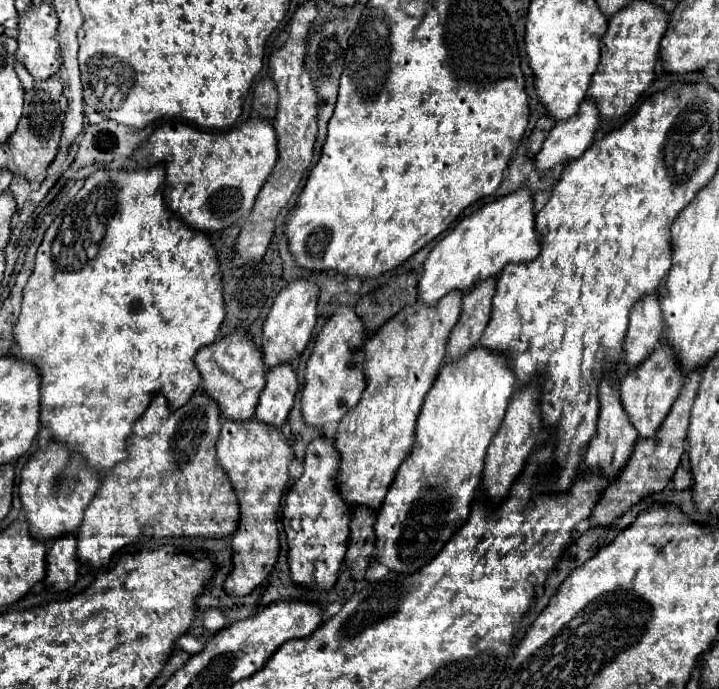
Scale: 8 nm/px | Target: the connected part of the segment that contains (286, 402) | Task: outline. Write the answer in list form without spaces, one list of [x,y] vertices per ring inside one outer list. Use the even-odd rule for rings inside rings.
[[[290,364],[270,368],[266,374],[266,386],[260,392],[260,402],[254,418],[262,424],[272,424],[274,428],[280,428],[292,410],[296,392],[298,378]]]

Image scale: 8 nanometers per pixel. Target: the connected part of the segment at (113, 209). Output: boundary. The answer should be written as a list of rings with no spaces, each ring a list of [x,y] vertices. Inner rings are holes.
[[[154,166],[154,168],[150,168],[150,170],[146,170],[146,172],[112,172],[112,170],[96,170],[88,180],[86,180],[86,184],[82,186],[82,190],[76,194],[76,198],[74,200],[70,200],[68,202],[68,206],[64,208],[64,212],[60,214],[60,216],[56,216],[54,218],[54,222],[50,224],[50,228],[46,230],[46,234],[44,234],[44,240],[42,240],[42,244],[40,244],[40,248],[38,248],[38,252],[36,252],[36,266],[34,266],[34,272],[32,272],[32,276],[30,276],[30,280],[28,280],[28,284],[24,286],[24,300],[22,300],[22,310],[20,310],[20,316],[18,316],[18,322],[14,324],[14,330],[12,330],[12,338],[14,338],[14,344],[18,346],[18,350],[16,350],[16,358],[18,360],[22,360],[22,362],[32,362],[34,366],[36,366],[36,370],[40,372],[40,402],[42,402],[42,410],[40,410],[40,424],[42,426],[46,426],[48,430],[50,430],[50,438],[52,440],[56,440],[56,442],[62,442],[62,444],[66,444],[72,452],[78,452],[84,460],[86,460],[86,466],[88,468],[92,468],[92,470],[96,470],[96,472],[106,472],[106,470],[110,470],[114,464],[118,464],[124,456],[126,456],[126,448],[124,448],[124,438],[128,438],[128,432],[132,432],[132,424],[134,424],[134,420],[138,420],[142,414],[144,414],[144,410],[148,408],[148,404],[150,404],[150,400],[152,400],[152,396],[154,394],[164,394],[169,399],[169,406],[172,409],[178,409],[182,404],[186,404],[191,396],[198,390],[198,386],[200,386],[200,374],[196,372],[196,366],[194,366],[194,356],[196,356],[196,352],[200,350],[200,348],[204,348],[204,346],[208,346],[208,344],[212,344],[212,342],[216,342],[216,336],[218,336],[218,330],[220,330],[220,324],[222,324],[222,320],[224,320],[224,304],[222,304],[222,278],[220,278],[220,268],[218,268],[218,262],[216,262],[216,252],[214,252],[214,246],[210,244],[210,240],[208,240],[208,236],[204,234],[204,232],[196,232],[196,230],[192,230],[192,228],[188,228],[186,224],[182,224],[180,222],[180,218],[176,218],[176,216],[172,216],[172,212],[168,212],[168,208],[166,208],[166,204],[164,204],[164,198],[162,198],[162,188],[164,188],[164,170],[162,170],[162,166]]]

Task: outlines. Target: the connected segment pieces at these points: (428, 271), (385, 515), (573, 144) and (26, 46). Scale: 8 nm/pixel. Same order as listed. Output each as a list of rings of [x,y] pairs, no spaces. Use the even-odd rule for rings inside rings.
[[[520,188],[508,196],[502,196],[470,216],[462,218],[454,230],[450,230],[428,254],[424,262],[424,274],[418,282],[418,294],[426,306],[436,306],[446,294],[458,290],[470,292],[486,278],[498,276],[510,262],[530,262],[540,252],[534,226],[534,200],[526,188]]]
[[[482,346],[472,348],[462,360],[446,360],[440,368],[440,374],[434,382],[434,388],[428,392],[422,412],[416,426],[416,442],[410,456],[402,462],[396,472],[394,482],[386,494],[382,508],[376,514],[376,560],[384,564],[390,572],[414,574],[426,566],[442,546],[454,536],[454,532],[468,520],[472,502],[476,500],[478,486],[482,480],[482,468],[486,460],[488,444],[498,432],[508,402],[514,394],[516,378],[508,368],[506,356],[500,358],[498,352],[488,352]]]
[[[584,100],[572,120],[564,120],[564,124],[556,124],[550,130],[542,150],[534,158],[536,170],[552,170],[554,166],[566,166],[580,158],[590,148],[598,122],[596,104],[592,100]]]
[[[40,2],[32,4],[26,8],[20,18],[18,18],[18,50],[16,58],[26,66],[26,70],[36,78],[36,80],[46,80],[52,74],[60,70],[60,54],[58,54],[58,40],[56,40],[56,30],[58,30],[58,16],[52,4]]]

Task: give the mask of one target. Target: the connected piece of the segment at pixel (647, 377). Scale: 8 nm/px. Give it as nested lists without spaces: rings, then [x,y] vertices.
[[[660,344],[642,366],[638,366],[636,370],[630,370],[620,380],[620,402],[640,438],[656,436],[660,424],[664,422],[674,400],[678,398],[682,384],[684,384],[682,370],[674,360],[674,352],[666,344]]]

